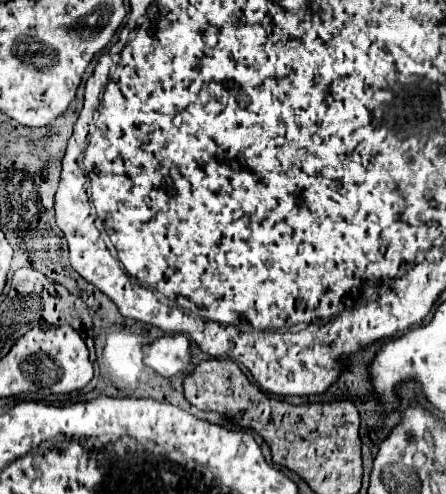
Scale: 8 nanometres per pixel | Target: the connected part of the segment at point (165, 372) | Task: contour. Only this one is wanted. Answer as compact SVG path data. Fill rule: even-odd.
M184 334L162 336L156 342L144 346L142 352L144 364L166 378L182 374L192 366L192 348Z

